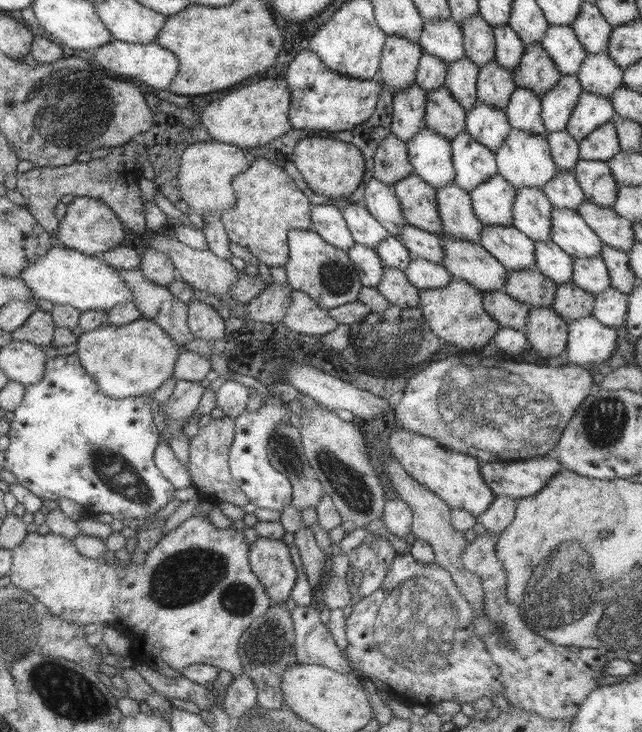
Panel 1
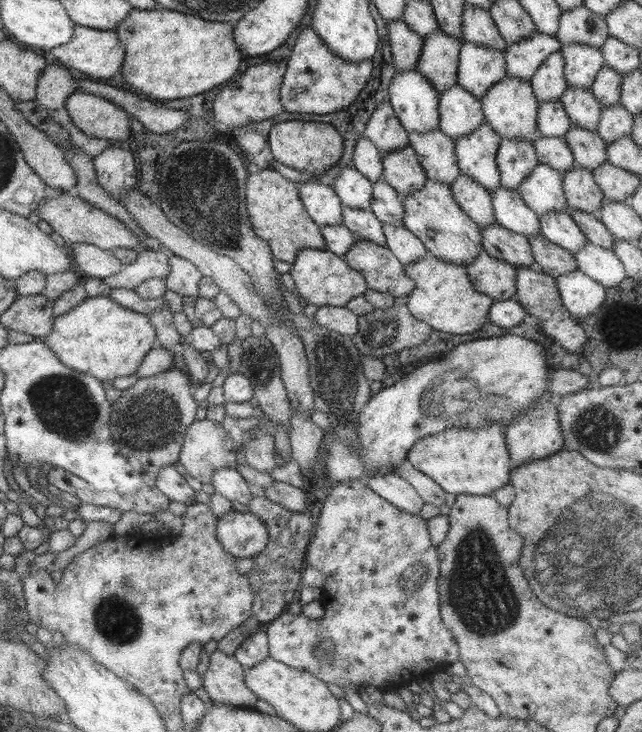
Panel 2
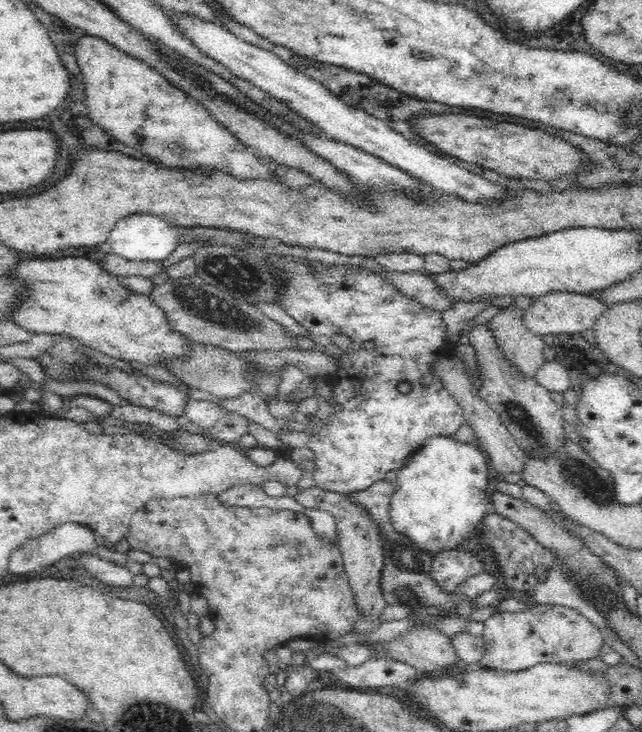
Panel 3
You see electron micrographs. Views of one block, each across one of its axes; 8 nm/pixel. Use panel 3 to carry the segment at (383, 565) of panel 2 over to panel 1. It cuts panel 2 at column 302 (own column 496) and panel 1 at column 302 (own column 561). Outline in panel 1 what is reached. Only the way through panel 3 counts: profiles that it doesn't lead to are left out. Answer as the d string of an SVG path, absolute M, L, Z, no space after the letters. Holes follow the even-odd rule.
M396 553L378 589L352 605L352 612L345 620L348 643L344 649L345 656L336 646L327 626L320 622L319 613L312 605L295 606L290 612L294 628L294 656L297 664L316 664L335 672L369 678L411 707L430 707L440 700L451 700L459 705L472 704L481 696L491 698L497 693L503 696L499 668L476 636L472 614L472 609L445 569L434 562L419 563L408 553Z

